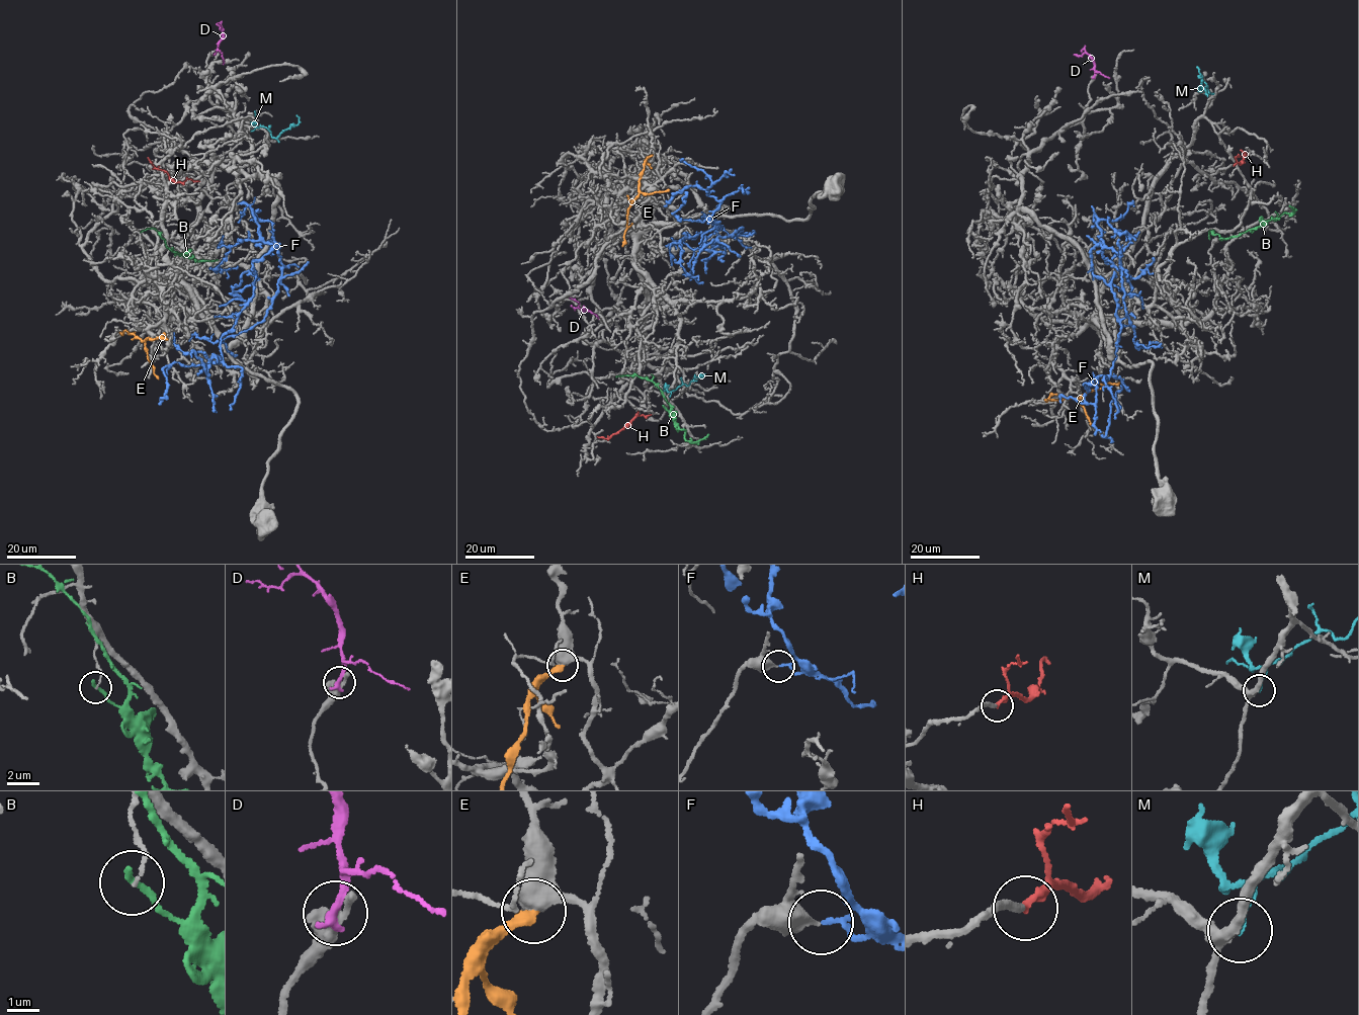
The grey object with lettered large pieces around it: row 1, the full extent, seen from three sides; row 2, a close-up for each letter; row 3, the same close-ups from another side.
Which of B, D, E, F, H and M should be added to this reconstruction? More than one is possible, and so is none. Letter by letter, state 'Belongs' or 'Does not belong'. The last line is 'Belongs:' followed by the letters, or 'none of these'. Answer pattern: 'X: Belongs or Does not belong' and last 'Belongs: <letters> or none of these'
B: Does not belong
D: Does not belong
E: Does not belong
F: Does not belong
H: Belongs
M: Does not belong
Belongs: H

